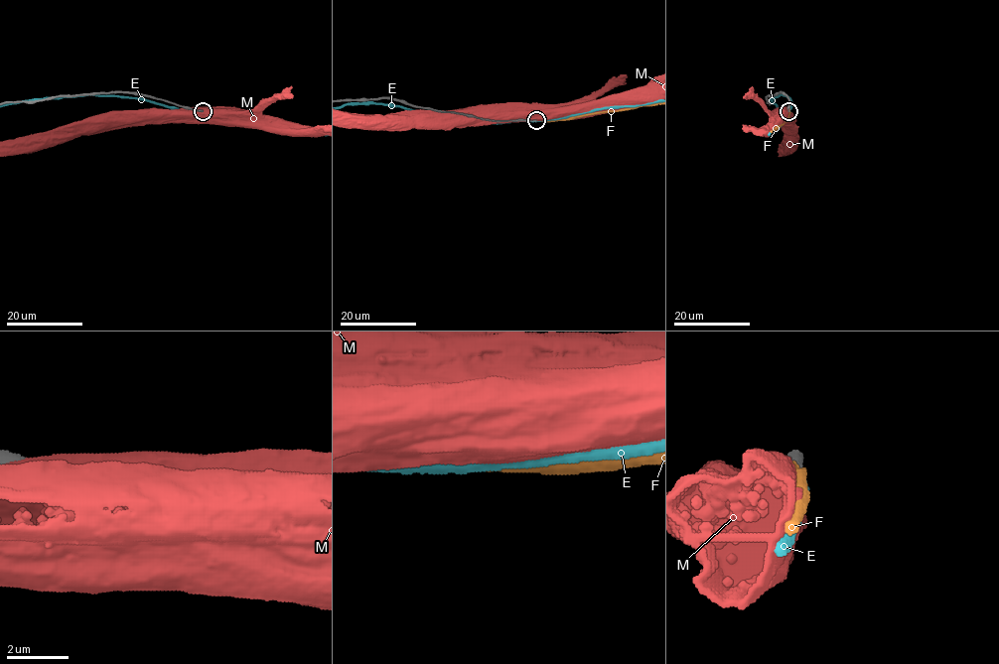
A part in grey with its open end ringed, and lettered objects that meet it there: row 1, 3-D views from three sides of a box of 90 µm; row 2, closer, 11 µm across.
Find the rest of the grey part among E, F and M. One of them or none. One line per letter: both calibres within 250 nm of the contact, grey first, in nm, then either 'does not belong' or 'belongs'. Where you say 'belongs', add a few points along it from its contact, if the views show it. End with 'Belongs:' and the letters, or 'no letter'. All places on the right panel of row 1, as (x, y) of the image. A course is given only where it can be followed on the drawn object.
E: calibres 240 and 400 nm; does not belong
F: calibres 380 and 420 nm; does not belong
M: calibres 240 and 800 nm; does not belong
Belongs: no letter

